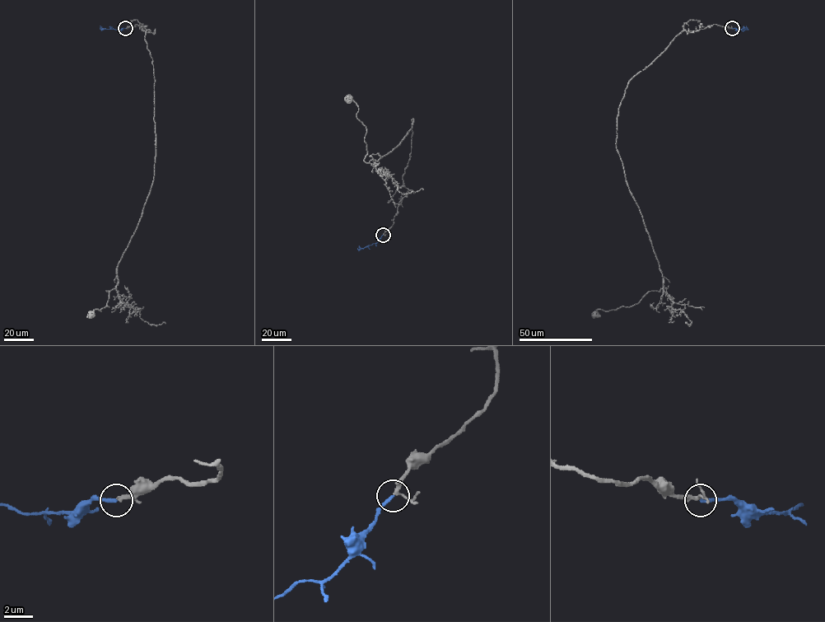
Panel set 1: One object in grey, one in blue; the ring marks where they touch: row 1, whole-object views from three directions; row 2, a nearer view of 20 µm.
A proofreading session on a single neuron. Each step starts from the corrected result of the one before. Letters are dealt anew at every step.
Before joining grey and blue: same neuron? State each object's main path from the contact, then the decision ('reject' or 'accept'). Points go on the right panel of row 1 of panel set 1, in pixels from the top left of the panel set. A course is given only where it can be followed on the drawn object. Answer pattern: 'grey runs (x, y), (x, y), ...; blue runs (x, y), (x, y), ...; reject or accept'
grey runs (732, 28), (713, 24), (681, 31), (629, 81), (618, 109), (616, 148), (663, 285), (629, 306), (594, 314); blue runs (732, 28), (740, 30), (746, 28), (746, 25); accept

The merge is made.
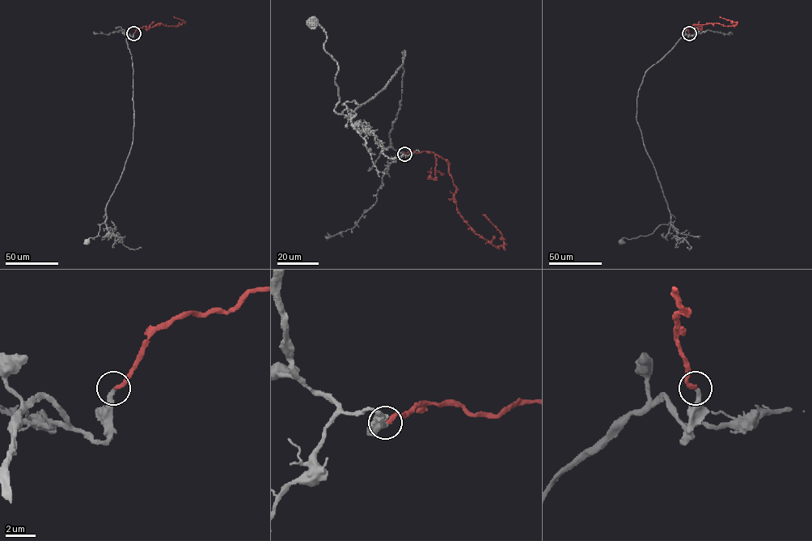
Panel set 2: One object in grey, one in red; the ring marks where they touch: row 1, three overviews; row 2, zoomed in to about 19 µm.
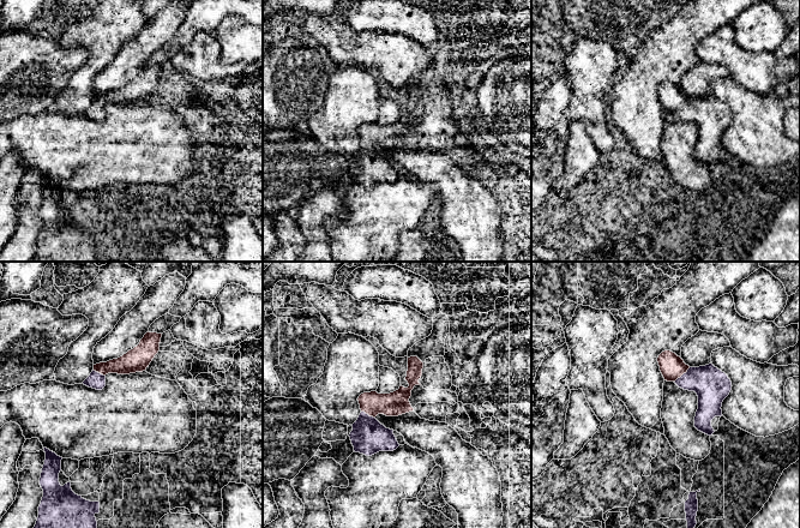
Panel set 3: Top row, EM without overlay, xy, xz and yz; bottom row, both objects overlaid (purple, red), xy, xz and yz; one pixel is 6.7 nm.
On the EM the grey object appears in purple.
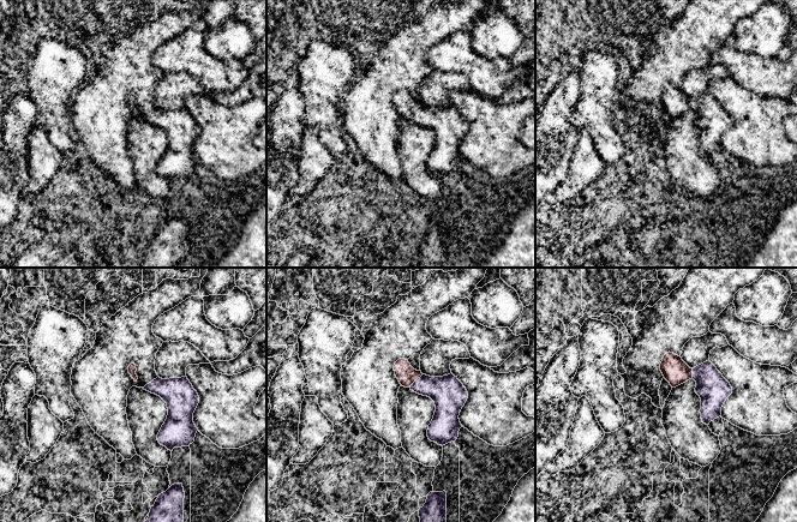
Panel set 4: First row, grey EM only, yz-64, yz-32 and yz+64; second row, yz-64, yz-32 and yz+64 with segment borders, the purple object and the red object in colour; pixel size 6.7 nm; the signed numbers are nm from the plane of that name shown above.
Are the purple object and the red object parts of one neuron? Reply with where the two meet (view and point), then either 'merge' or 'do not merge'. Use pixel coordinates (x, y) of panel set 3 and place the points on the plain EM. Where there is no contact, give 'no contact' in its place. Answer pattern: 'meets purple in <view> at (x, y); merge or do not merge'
meets purple in yz at (683, 106); merge

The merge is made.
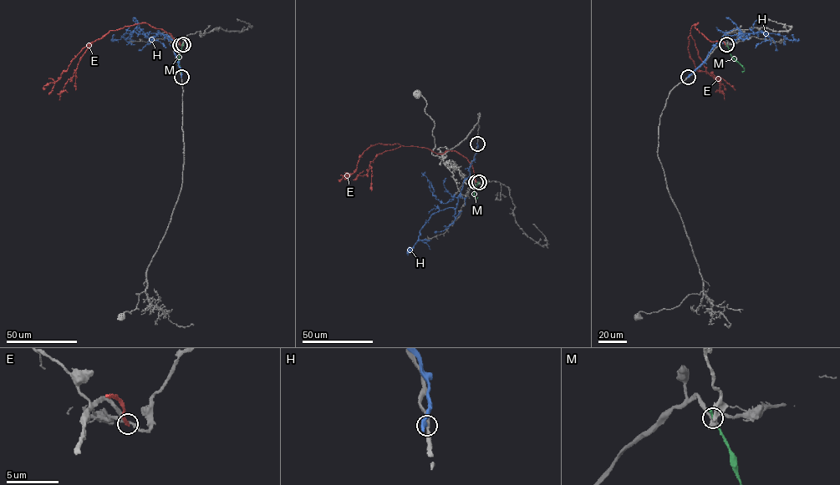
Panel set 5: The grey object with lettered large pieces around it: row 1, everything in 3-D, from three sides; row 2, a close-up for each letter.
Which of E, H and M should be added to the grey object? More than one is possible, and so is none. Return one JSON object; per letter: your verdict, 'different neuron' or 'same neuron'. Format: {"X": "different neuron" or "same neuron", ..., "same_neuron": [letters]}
{"E": "different neuron", "H": "different neuron", "M": "different neuron", "same_neuron": []}

